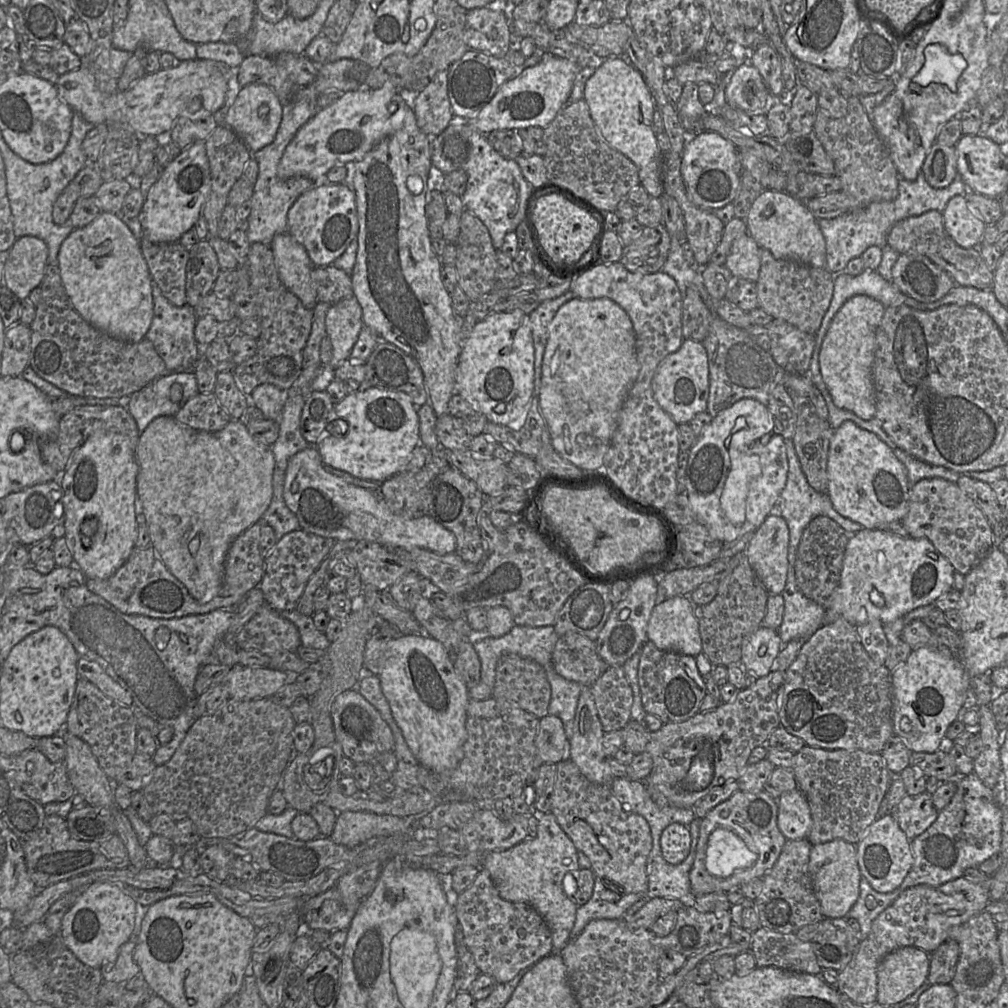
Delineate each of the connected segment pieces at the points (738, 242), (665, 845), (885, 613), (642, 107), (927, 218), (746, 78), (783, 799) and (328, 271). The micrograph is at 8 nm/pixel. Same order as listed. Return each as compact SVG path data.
M749 233L734 240L724 266L733 276L757 281L760 272L760 247Z
M680 823L668 825L660 839L663 858L672 865L682 863L689 855L691 834L688 826Z
M862 528L852 534L846 546L840 581L831 596L831 606L824 613L824 624L844 618L854 626L872 619L890 623L910 611L925 606L953 587L954 567L927 538L901 537L880 529Z
M624 56L608 57L587 80L583 99L588 105L591 118L602 139L613 149L629 158L637 167L640 184L651 197L663 193L662 152L653 131L655 103L641 73Z
M930 210L896 223L887 236L887 245L900 255L920 254L928 257L951 276L955 285L992 290L994 272L986 265L979 248L963 248L955 243L945 231L942 213L937 210Z
M743 64L733 70L725 89L727 104L746 111L763 114L768 102L768 91L762 76L752 64Z
M799 789L786 791L775 799L778 805L777 825L787 840L807 839L812 825L810 807Z
M333 265L315 267L311 271L311 280L316 290L317 303L334 305L354 295L351 276Z

